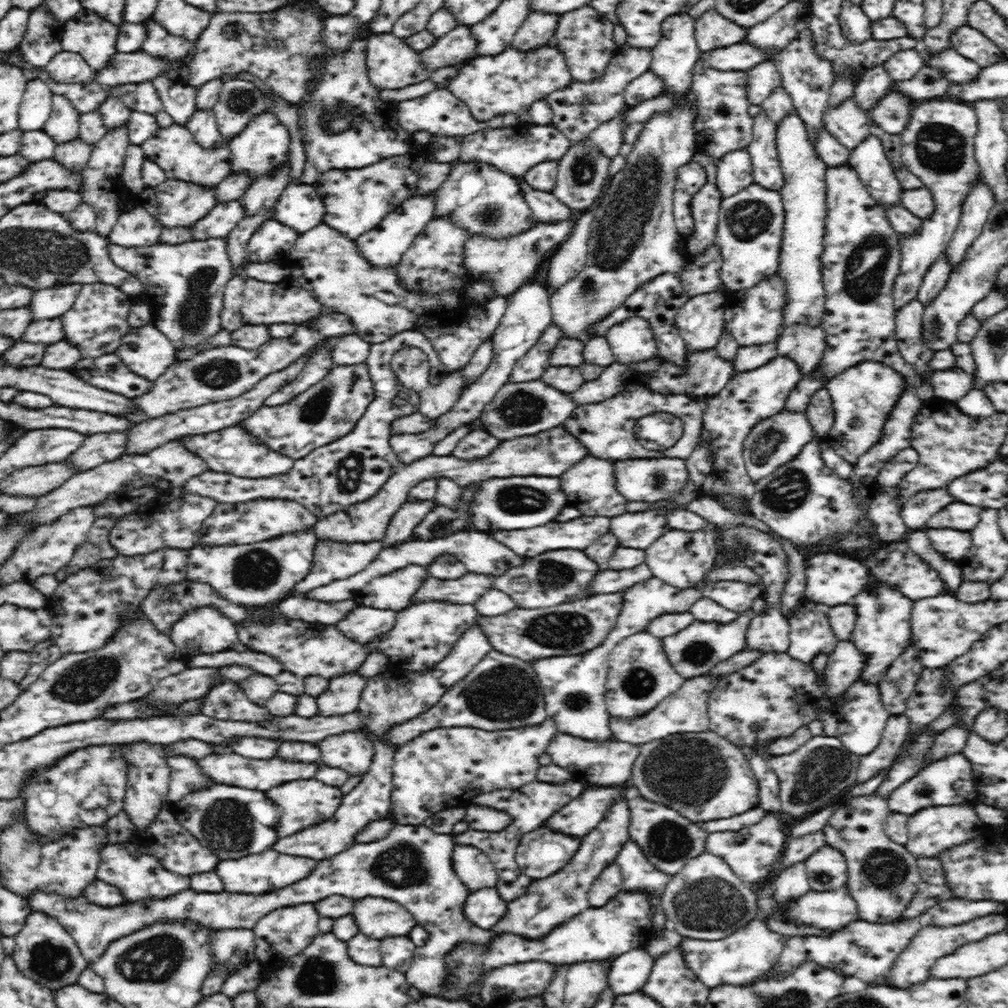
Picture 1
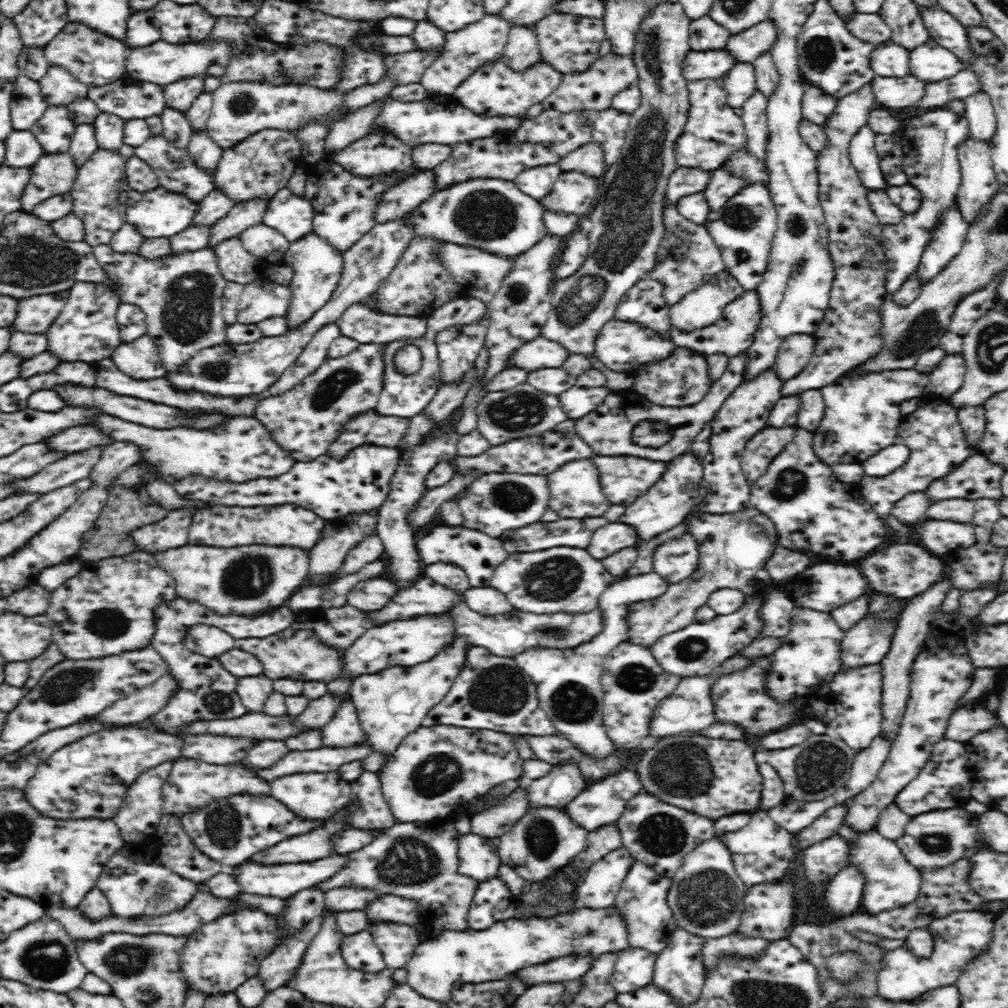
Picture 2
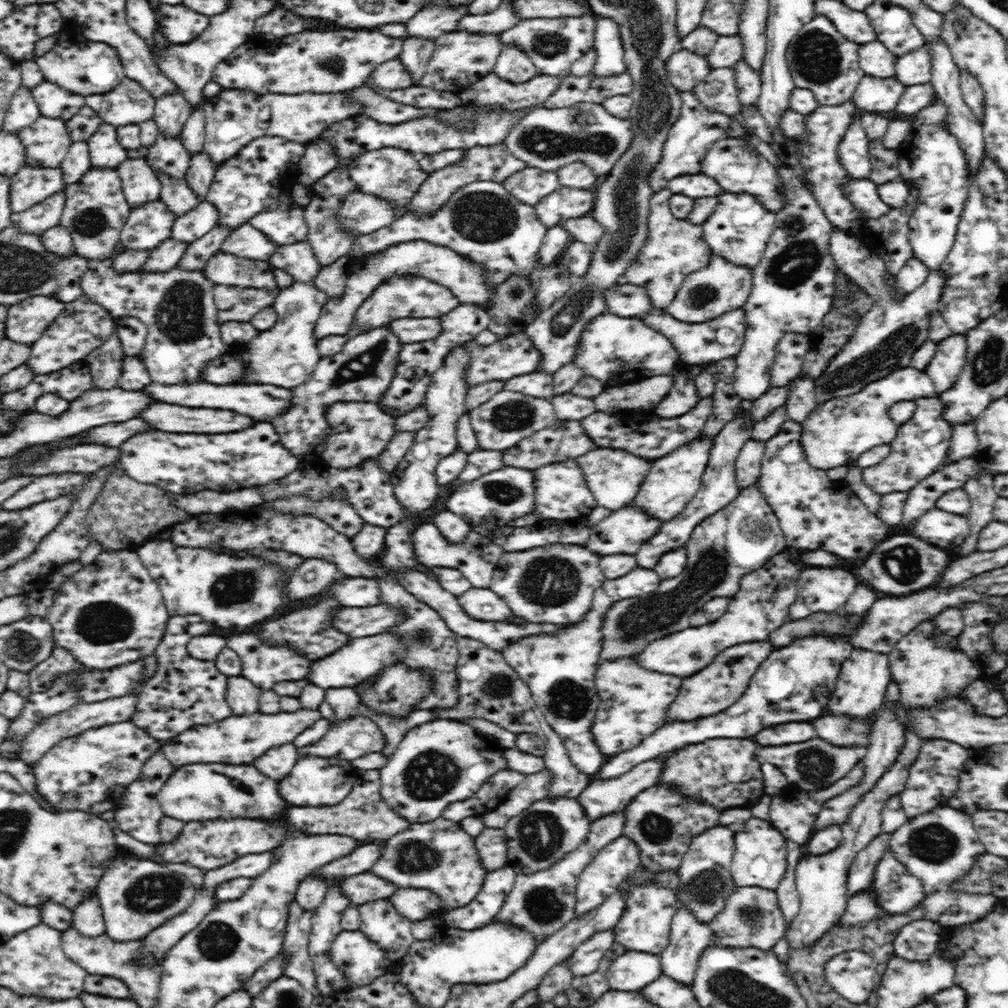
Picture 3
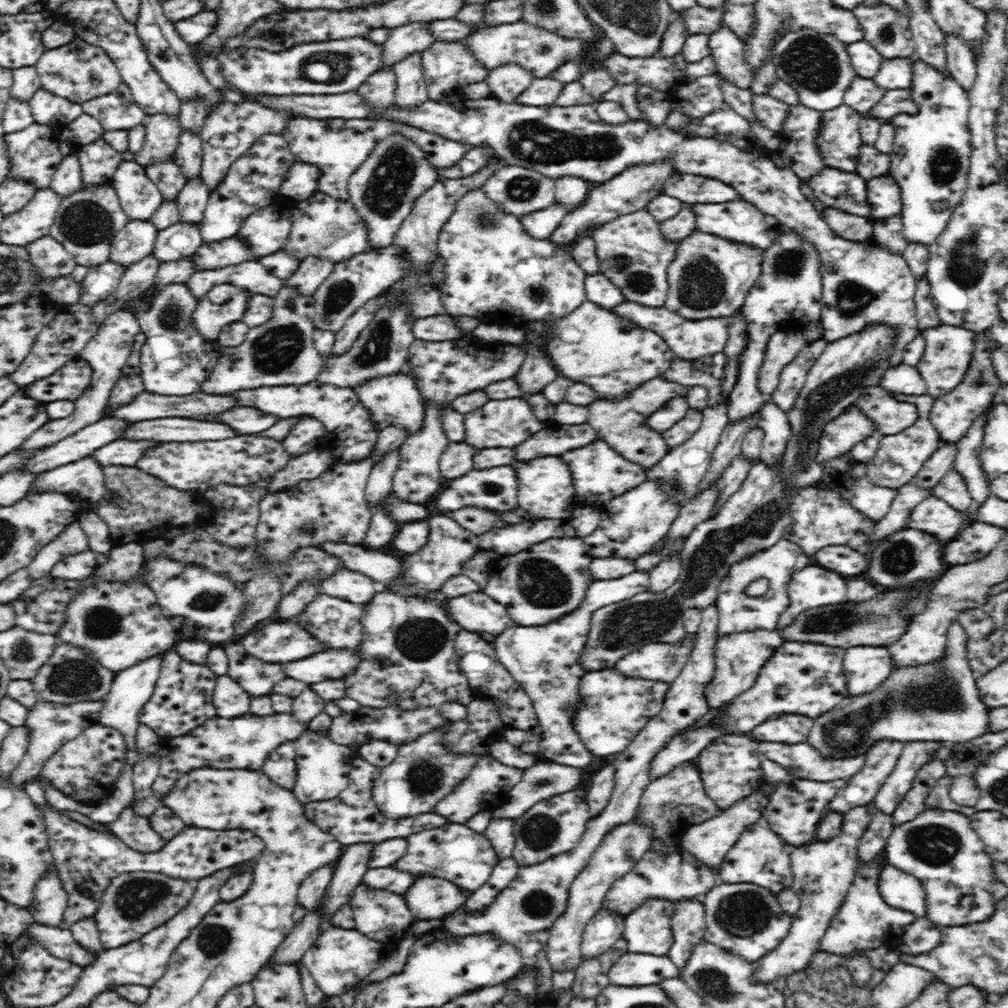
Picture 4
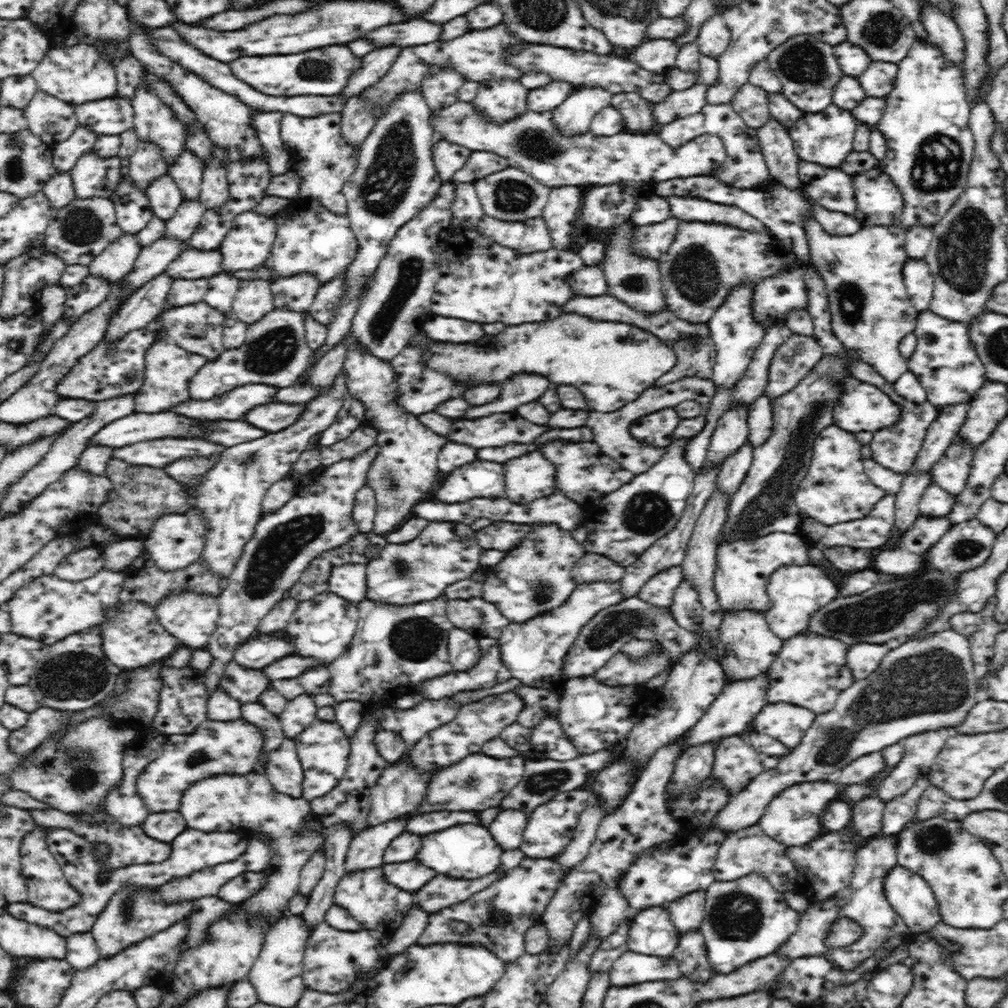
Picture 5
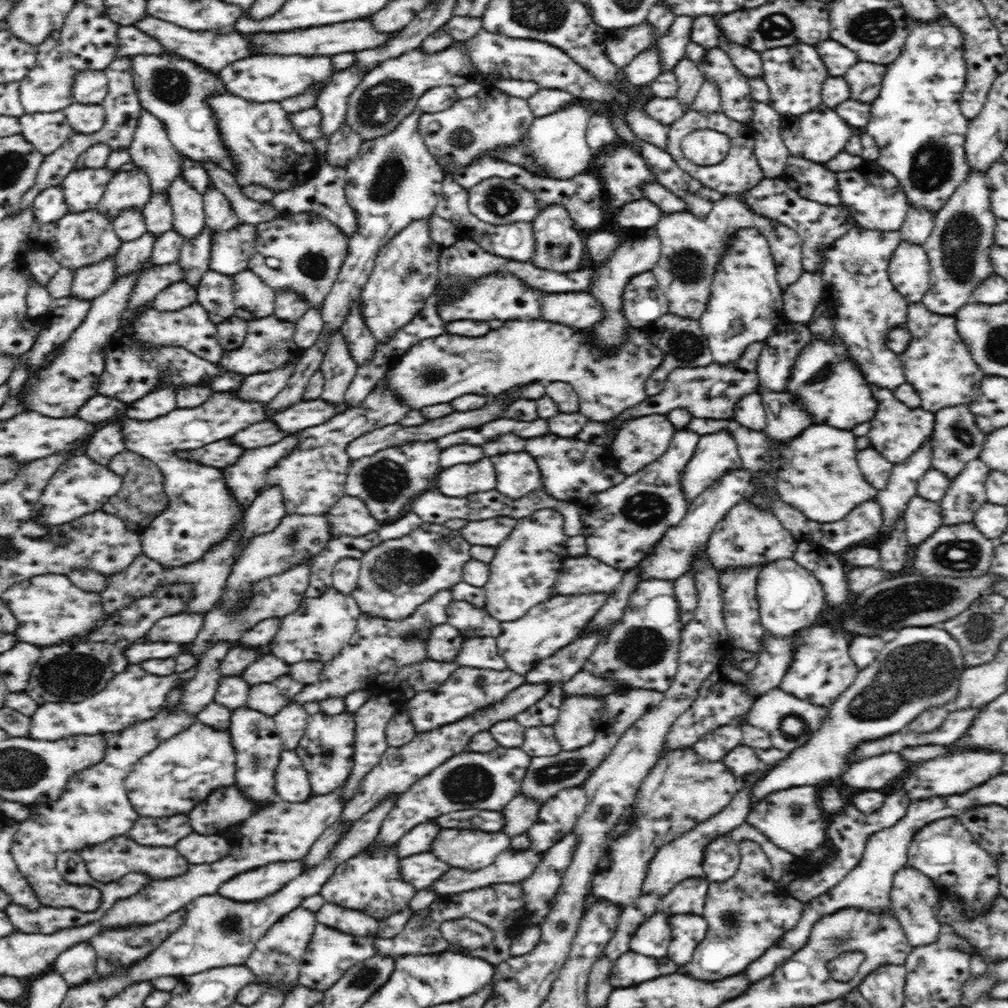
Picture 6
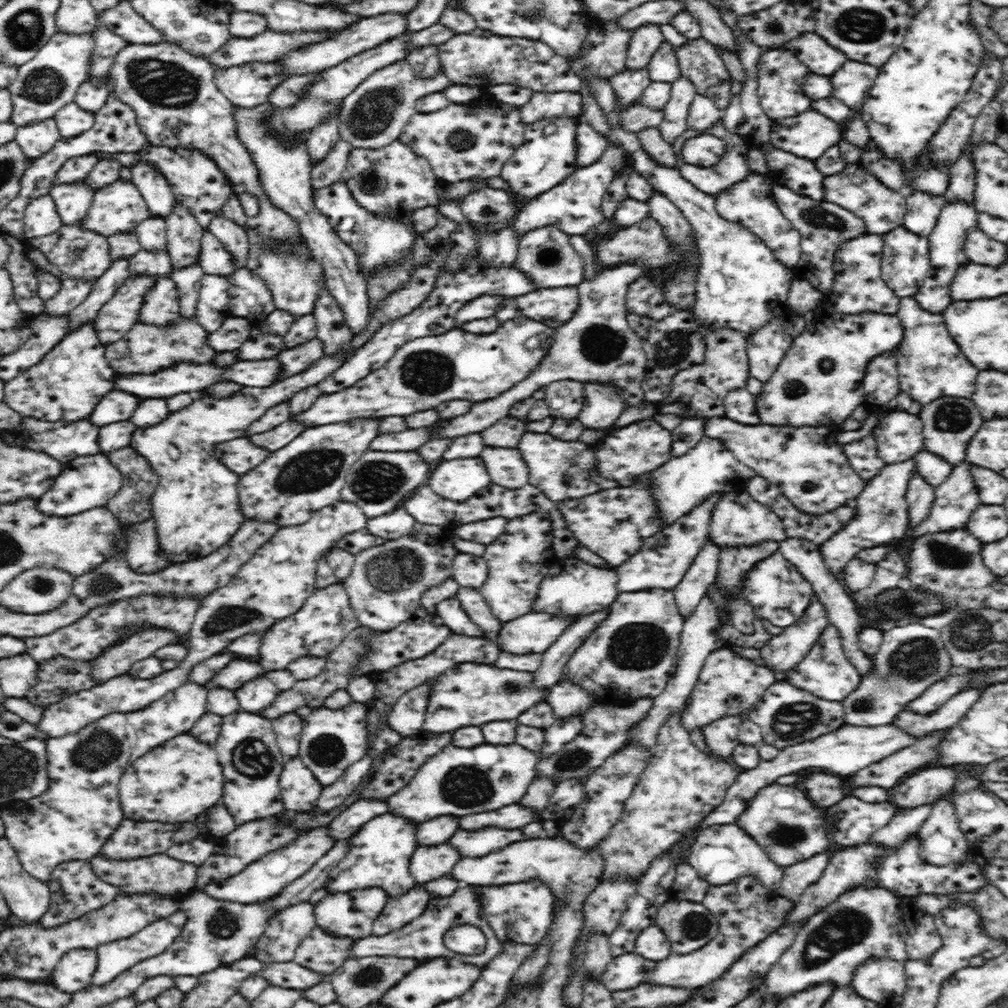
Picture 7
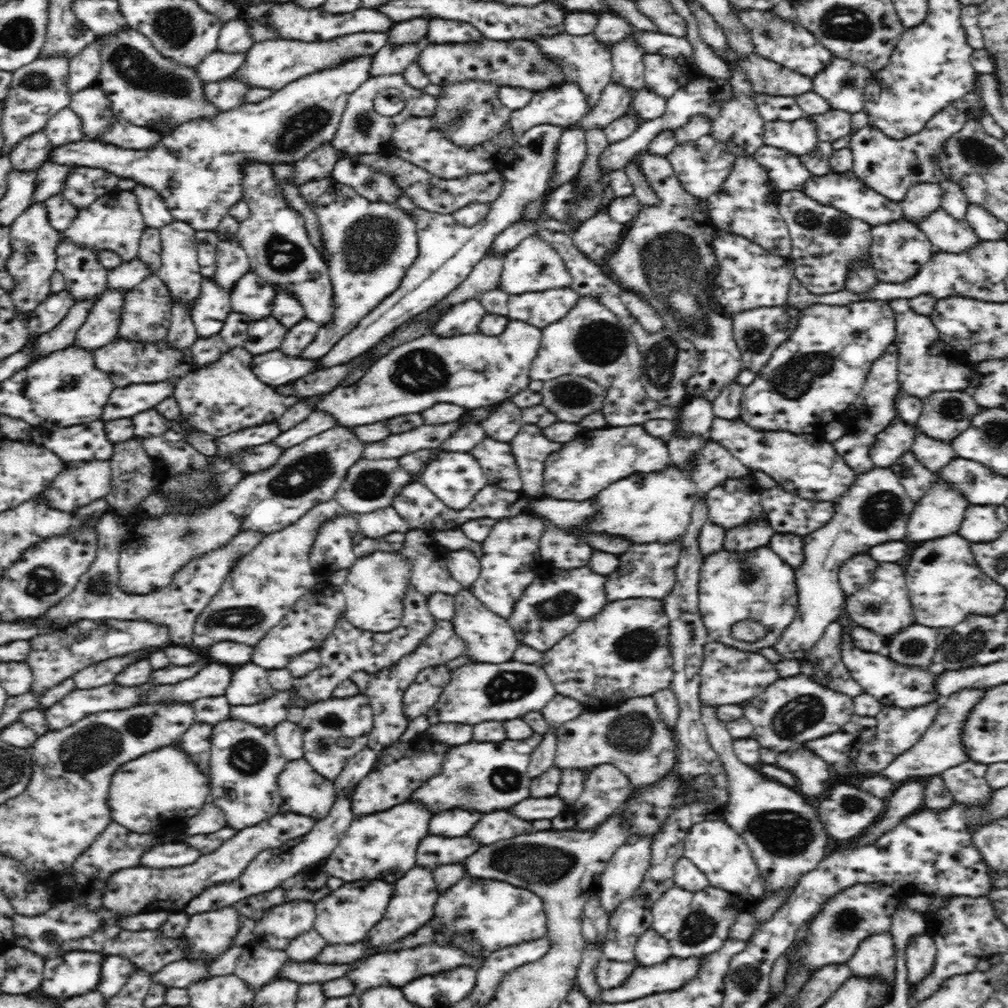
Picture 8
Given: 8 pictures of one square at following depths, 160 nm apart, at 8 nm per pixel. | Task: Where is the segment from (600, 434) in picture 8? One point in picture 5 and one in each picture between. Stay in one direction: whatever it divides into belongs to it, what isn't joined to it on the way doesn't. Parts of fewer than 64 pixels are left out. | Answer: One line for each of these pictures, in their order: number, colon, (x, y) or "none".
5: (657, 429)
6: (639, 442)
7: (627, 453)

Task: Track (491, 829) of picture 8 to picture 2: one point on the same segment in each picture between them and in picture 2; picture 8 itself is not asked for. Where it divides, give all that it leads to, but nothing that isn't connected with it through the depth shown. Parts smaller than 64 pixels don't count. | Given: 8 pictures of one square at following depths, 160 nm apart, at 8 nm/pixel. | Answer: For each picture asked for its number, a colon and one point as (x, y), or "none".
2: (391, 864)
3: (449, 864)
4: (454, 852)
5: (466, 851)
6: (467, 849)
7: (472, 843)

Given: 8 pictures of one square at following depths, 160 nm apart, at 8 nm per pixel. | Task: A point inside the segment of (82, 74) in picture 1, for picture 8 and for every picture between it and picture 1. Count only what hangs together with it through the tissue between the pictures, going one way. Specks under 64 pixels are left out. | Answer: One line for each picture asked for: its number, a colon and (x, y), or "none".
2: (58, 86)
3: (53, 101)
4: (47, 108)
5: (53, 120)
6: (46, 131)
7: (35, 140)
8: (30, 152)

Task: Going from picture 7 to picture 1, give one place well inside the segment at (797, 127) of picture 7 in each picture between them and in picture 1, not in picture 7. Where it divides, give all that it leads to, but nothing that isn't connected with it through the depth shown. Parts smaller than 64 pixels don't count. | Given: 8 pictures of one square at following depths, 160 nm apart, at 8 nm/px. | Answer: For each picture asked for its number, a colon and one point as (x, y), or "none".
1: (868, 159)
2: (863, 155)
3: (853, 150)
4: (839, 140)
5: (825, 138)
6: (819, 135)

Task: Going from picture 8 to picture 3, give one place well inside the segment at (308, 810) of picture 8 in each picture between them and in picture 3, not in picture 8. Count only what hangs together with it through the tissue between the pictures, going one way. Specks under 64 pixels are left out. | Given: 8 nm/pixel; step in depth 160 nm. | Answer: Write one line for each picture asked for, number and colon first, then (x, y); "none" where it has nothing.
3: (278, 763)
4: (280, 766)
5: (284, 770)
6: (292, 784)
7: (300, 789)

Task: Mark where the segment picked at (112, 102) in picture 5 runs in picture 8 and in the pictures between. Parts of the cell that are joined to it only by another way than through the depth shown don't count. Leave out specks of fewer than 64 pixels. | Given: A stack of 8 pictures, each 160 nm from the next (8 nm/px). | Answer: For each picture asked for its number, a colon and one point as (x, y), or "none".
6: (83, 118)
7: (71, 120)
8: (64, 127)

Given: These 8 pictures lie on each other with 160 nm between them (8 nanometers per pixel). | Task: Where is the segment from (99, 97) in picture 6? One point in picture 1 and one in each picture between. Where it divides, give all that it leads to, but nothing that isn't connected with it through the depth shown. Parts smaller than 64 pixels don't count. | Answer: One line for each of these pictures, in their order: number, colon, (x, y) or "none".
1: (94, 38)
2: (93, 58)
3: (77, 64)
4: (78, 71)
5: (78, 74)

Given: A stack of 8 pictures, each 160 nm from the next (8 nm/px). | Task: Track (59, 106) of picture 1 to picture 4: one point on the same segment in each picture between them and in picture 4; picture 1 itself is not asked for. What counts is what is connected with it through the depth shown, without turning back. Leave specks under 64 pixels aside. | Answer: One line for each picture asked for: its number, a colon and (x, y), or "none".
2: (54, 129)
3: (46, 141)
4: (34, 153)

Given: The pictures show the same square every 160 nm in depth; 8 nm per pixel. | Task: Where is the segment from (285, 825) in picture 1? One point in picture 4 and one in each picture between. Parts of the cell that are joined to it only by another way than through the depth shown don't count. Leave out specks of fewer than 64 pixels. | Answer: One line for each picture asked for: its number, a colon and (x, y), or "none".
2: (314, 796)
3: (313, 781)
4: (322, 766)

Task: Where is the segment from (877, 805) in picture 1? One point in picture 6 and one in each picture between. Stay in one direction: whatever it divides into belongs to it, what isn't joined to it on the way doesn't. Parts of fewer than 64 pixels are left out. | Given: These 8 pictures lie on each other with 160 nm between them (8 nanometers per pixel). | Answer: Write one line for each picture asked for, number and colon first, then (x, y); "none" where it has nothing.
2: (890, 882)
3: (897, 891)
4: (901, 890)
5: (911, 896)
6: (914, 897)

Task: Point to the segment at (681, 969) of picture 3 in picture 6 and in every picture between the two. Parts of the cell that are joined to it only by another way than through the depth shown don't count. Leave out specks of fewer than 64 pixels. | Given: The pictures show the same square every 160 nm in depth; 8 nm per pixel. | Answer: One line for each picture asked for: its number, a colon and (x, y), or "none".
4: (688, 925)
5: (686, 913)
6: (687, 896)

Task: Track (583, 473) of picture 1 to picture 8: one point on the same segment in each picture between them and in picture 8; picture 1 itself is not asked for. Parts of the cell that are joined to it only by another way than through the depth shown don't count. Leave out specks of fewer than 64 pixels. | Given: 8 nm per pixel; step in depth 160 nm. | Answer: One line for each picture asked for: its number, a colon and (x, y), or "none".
2: (575, 492)
3: (561, 492)
4: (547, 492)
5: (530, 476)
6: (516, 473)
7: (505, 465)
8: (495, 457)

